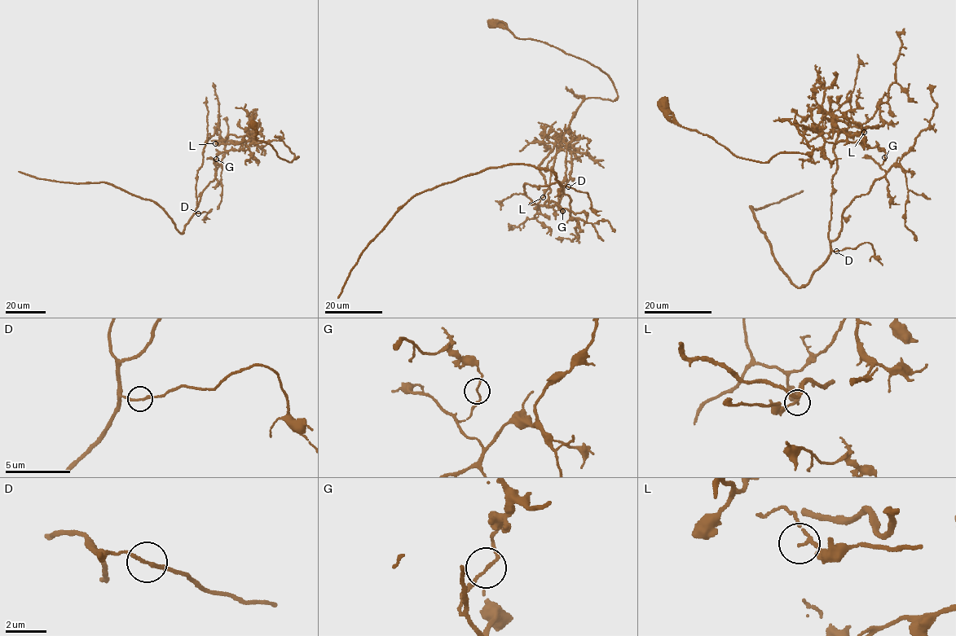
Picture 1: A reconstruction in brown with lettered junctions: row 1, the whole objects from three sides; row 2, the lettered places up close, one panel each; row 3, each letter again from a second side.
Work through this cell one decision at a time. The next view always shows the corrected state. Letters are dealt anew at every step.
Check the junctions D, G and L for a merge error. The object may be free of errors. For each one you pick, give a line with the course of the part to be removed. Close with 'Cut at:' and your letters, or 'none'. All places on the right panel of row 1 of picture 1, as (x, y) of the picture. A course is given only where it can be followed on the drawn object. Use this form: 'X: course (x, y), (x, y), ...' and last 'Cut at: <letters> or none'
G: course (885, 157), (885, 175), (845, 208), (826, 260), (798, 287), (749, 207), (803, 190)
Cut at: G

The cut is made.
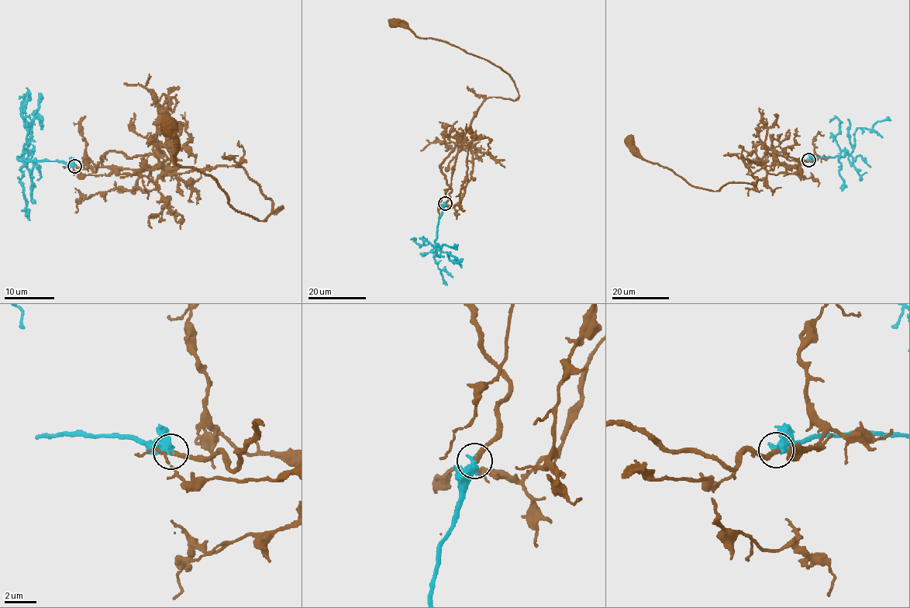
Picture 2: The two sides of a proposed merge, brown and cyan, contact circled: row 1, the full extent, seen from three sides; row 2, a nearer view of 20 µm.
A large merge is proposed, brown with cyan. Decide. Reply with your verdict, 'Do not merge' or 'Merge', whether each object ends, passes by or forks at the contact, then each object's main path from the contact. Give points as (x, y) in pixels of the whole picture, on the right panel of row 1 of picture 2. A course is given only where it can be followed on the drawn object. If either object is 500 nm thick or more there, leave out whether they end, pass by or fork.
Merge. Course of brown: (808, 160), (772, 152), (760, 164), (744, 159), (756, 183), (712, 191), (649, 162), (631, 143). Course of cyan: (808, 160), (850, 154), (855, 145), (856, 129), (870, 129), (877, 122), (891, 120)

